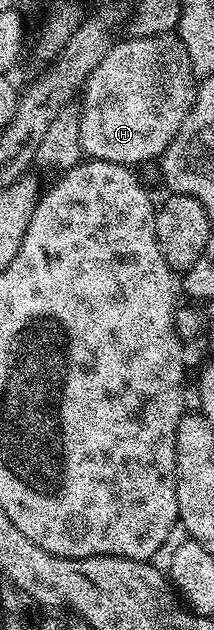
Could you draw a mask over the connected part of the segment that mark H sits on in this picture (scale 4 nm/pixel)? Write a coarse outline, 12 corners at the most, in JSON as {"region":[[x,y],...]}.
{"region":[[177,34],[115,42],[80,92],[83,156],[157,160],[194,104]]}

